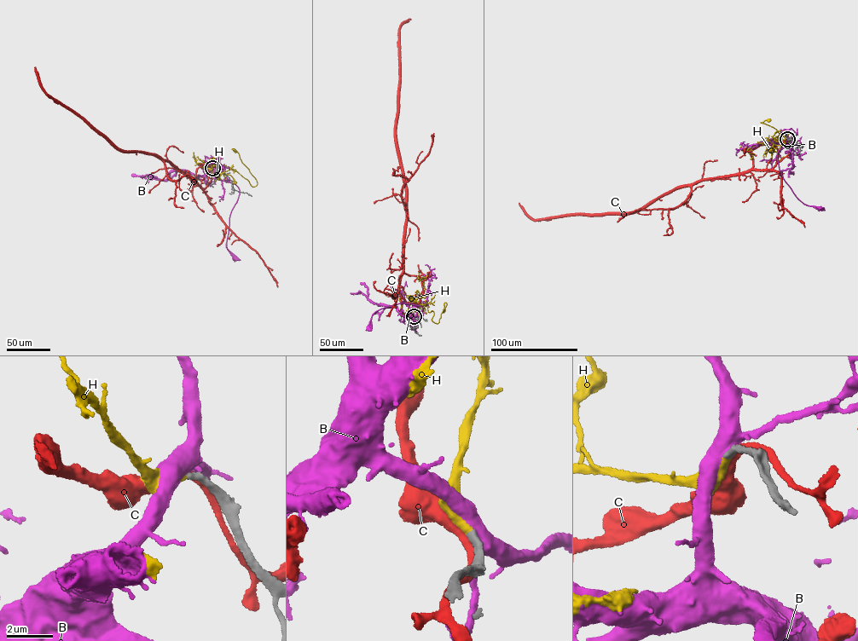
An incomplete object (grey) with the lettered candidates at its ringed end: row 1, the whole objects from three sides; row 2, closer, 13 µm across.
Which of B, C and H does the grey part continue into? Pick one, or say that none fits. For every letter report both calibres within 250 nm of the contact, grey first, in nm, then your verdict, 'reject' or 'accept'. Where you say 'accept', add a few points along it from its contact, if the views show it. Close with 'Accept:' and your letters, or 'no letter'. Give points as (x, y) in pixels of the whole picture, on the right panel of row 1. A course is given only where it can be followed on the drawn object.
B: calibres 340 and 480 nm; reject
C: calibres 360 and 320 nm; reject
H: calibres 340 and 340 nm; accept; course (787, 139), (770, 139), (777, 135), (774, 141), (785, 143), (777, 130), (761, 122), (768, 120)
Accept: H

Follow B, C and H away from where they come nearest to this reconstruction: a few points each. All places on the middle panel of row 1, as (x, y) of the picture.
B: (414, 316), (408, 314), (410, 316), (415, 314), (422, 307), (401, 303), (375, 312), (370, 326)
C: (414, 316), (412, 303), (405, 302), (398, 290), (403, 266), (406, 209), (396, 125), (399, 30), (410, 19)
H: (414, 316), (416, 303), (426, 303), (428, 311), (433, 312), (431, 320), (437, 324), (443, 310)

